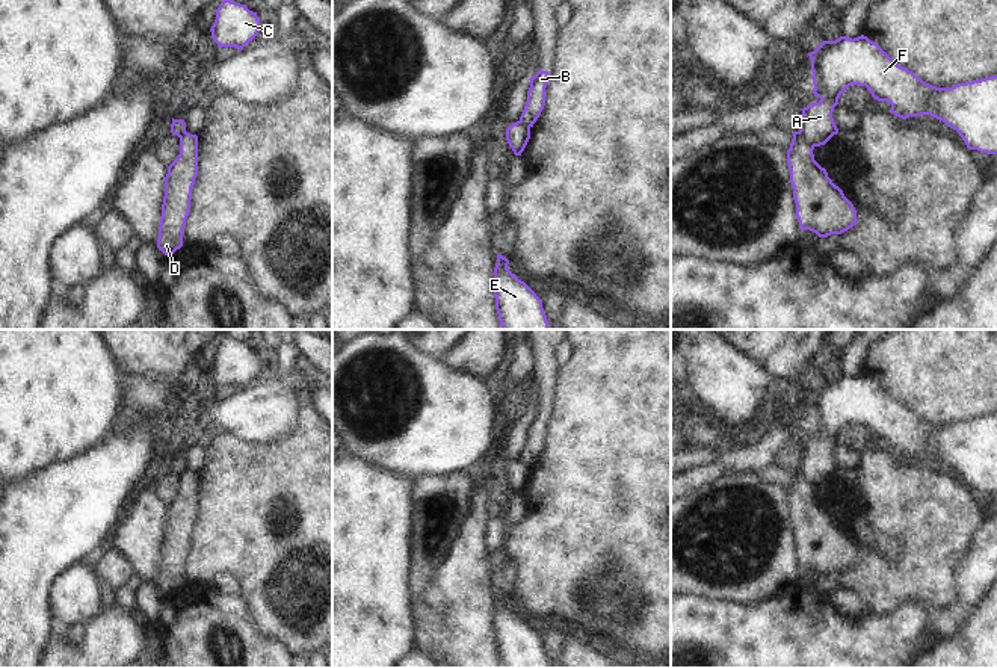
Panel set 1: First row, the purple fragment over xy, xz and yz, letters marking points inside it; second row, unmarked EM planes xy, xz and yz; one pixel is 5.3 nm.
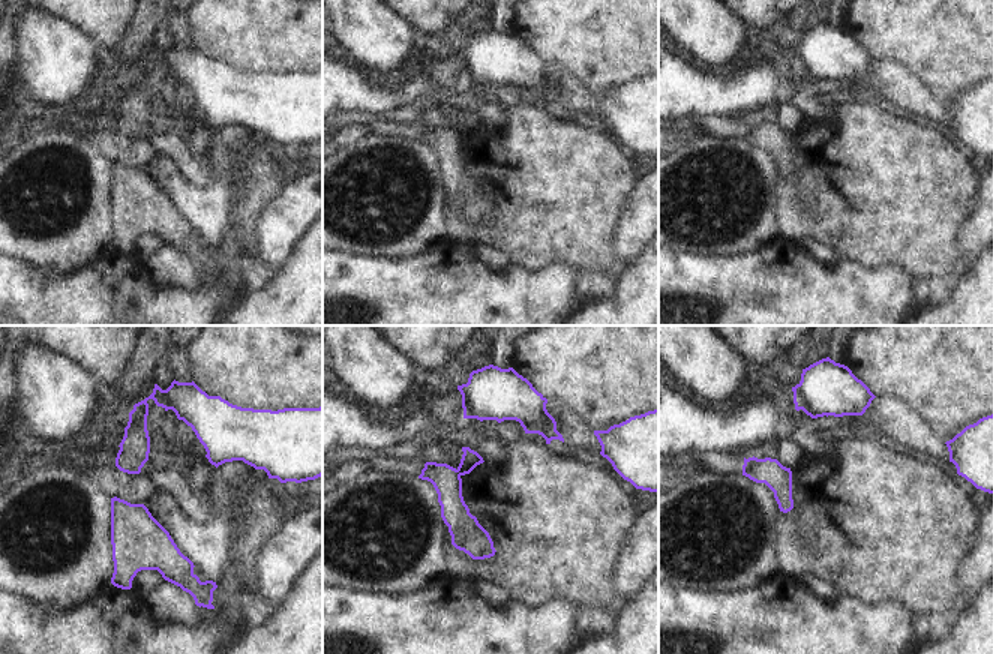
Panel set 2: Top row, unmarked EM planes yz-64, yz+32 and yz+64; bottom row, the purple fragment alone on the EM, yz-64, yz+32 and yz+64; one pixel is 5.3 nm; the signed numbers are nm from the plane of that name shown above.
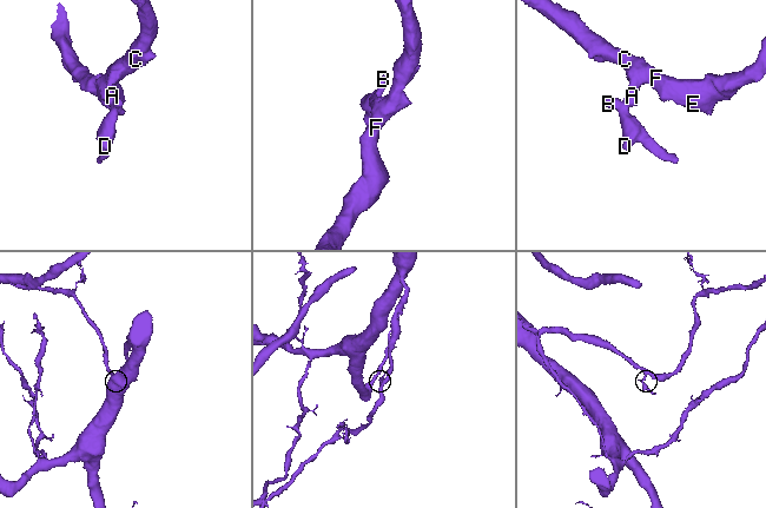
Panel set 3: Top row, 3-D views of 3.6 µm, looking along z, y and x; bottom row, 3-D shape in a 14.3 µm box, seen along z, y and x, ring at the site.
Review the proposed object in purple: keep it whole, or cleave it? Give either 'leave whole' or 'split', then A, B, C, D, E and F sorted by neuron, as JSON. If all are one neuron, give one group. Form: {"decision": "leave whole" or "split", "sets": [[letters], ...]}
{"decision": "split", "sets": [["A", "C", "E", "F"], ["B", "D"]]}

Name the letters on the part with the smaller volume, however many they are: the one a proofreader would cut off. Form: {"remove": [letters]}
{"remove": ["B", "D"]}

